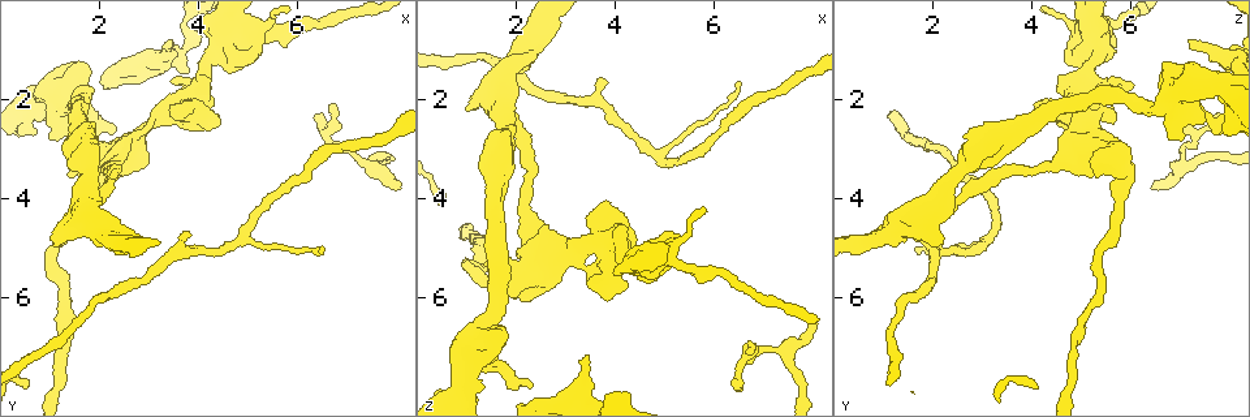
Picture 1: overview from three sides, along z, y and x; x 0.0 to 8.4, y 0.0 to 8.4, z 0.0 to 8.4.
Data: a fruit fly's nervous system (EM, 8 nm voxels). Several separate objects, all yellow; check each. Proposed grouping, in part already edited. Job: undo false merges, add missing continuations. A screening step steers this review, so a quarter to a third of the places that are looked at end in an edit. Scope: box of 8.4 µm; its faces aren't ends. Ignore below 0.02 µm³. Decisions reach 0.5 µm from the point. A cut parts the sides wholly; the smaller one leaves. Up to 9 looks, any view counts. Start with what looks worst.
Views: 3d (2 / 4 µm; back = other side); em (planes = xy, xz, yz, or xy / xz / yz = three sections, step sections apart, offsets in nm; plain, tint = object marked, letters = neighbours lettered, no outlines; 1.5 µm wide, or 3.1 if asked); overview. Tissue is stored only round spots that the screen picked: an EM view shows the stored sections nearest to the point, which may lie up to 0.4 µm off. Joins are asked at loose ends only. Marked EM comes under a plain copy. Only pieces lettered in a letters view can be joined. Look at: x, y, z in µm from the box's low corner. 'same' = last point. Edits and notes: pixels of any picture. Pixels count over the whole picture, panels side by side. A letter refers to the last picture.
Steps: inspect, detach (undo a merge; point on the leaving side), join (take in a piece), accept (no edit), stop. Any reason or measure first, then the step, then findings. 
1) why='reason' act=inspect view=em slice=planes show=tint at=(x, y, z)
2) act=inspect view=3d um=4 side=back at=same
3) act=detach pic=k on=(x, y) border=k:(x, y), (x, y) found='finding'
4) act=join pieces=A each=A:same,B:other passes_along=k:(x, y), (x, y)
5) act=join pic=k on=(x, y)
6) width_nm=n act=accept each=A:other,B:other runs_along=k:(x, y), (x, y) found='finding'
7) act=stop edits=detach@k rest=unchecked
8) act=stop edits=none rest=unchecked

act=inspect view=3d um=2 at=(3.50, 0.80, 7.20)

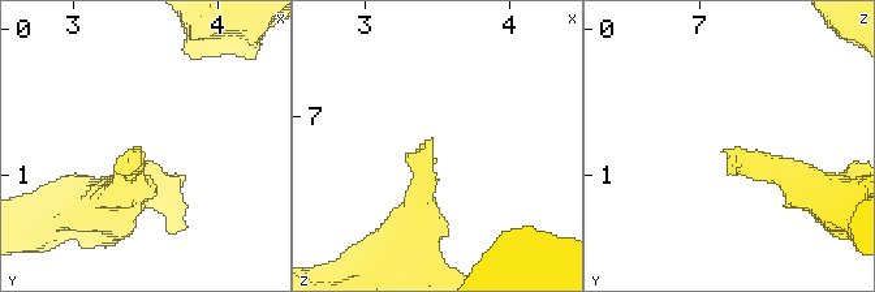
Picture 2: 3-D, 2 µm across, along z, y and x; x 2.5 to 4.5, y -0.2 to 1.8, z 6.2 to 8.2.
why='need the tissue' act=inspect view=em slice=planes show=letters at=(3.48, 0.84, 7.18)

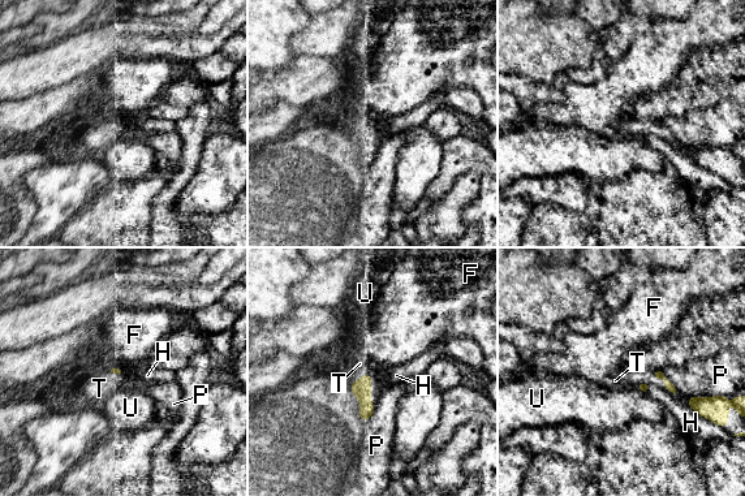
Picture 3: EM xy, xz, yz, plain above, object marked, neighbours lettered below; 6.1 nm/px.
act=join pieces=T each=F:other,H:other,P:other,T:same,U:other found='it goes on there'

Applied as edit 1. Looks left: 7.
why='free end' act=inspect view=em slice=planes show=tint at=(3.55, 2.45, 5.65)

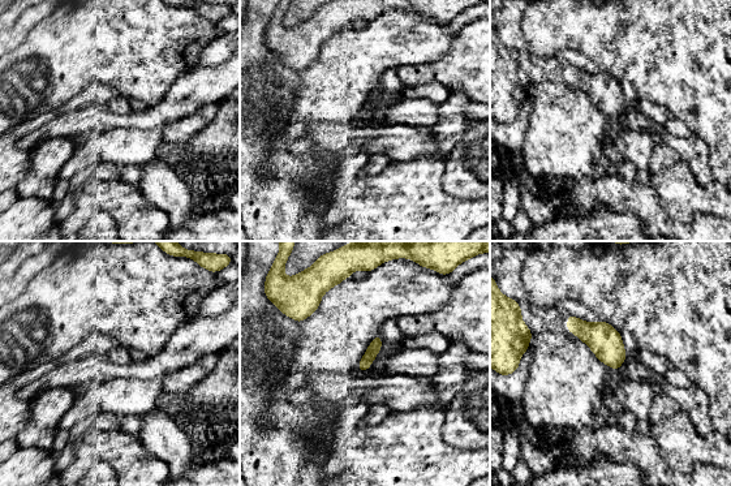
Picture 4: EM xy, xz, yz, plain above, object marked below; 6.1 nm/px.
act=inspect view=em slice=planes show=letters at=same

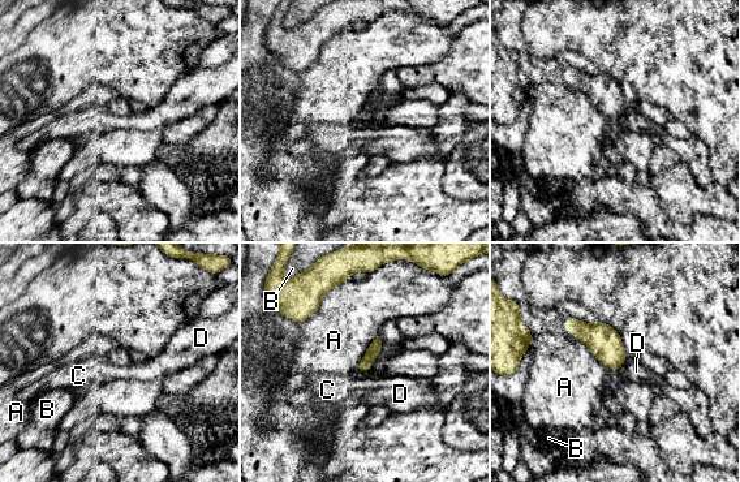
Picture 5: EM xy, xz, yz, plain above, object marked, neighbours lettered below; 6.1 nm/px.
act=accept each=A:other,B:other,C:other,D:other found='none of them fits'

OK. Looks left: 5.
why='free end' act=inspect view=em slice=planes show=letters at=(1.00, 4.75, 2.20)

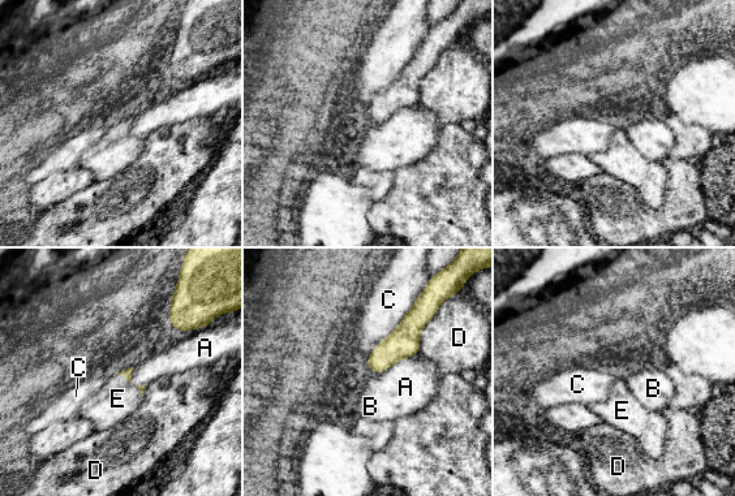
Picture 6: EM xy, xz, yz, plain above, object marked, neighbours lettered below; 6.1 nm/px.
act=join pieces=E each=A:other,B:other,C:other,D:other,E:same passes_along=6:(127, 374), (124, 376), (117, 399) found='it goes on there'

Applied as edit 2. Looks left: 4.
why='see it whole again' act=inspect view=overview

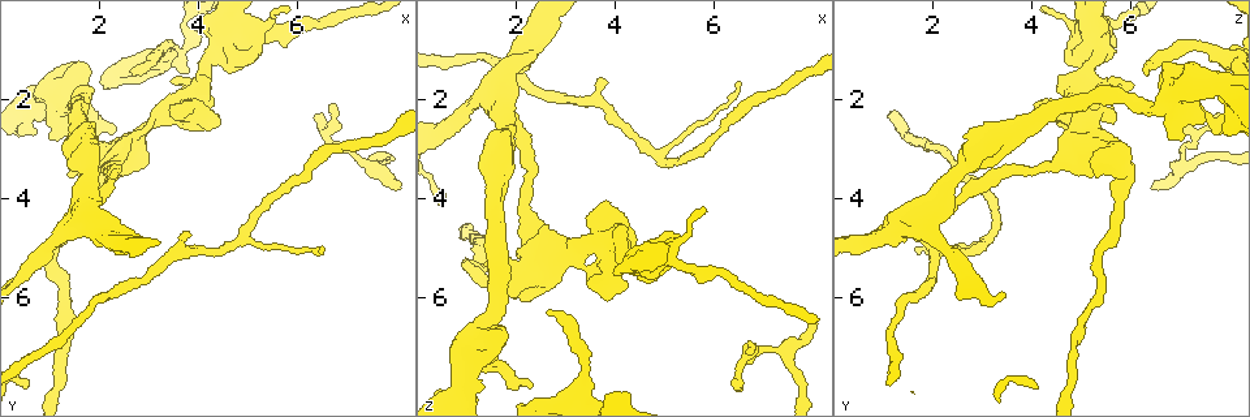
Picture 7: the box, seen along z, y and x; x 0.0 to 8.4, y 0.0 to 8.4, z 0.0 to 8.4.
why='branch stops here' act=inspect view=em slice=planes show=letters at=(6.50, 5.00, 1.60)

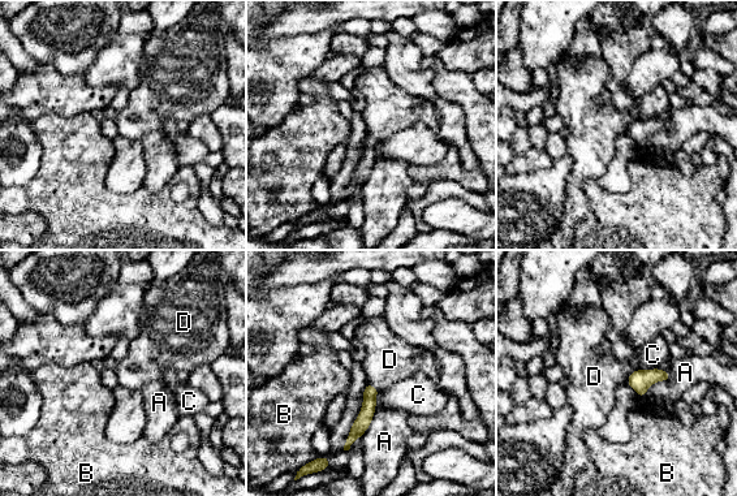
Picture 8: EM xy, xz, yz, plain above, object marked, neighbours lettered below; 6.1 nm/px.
act=accept each=A:other,B:other,C:other,D:other runs_along=8:(369, 388), (367, 413), (349, 441) found='no lettered piece goes on from it'

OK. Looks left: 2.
act=stop edits=join@3,join@6 rest=unchecked

